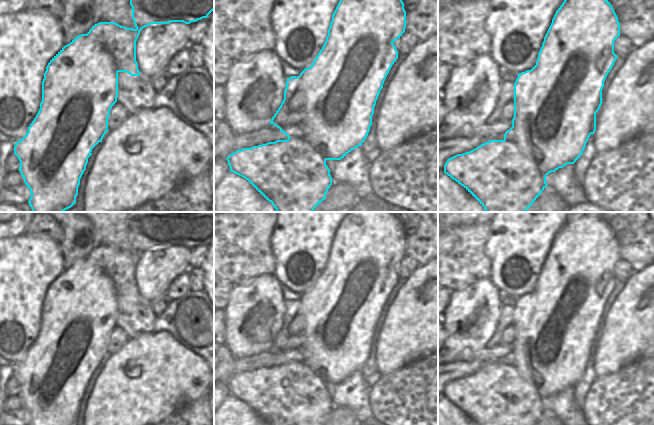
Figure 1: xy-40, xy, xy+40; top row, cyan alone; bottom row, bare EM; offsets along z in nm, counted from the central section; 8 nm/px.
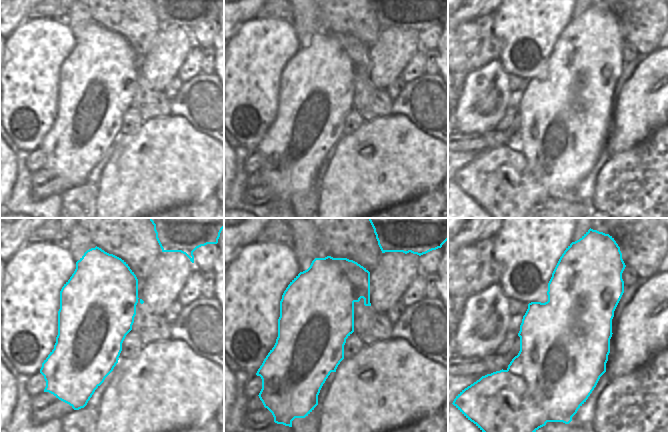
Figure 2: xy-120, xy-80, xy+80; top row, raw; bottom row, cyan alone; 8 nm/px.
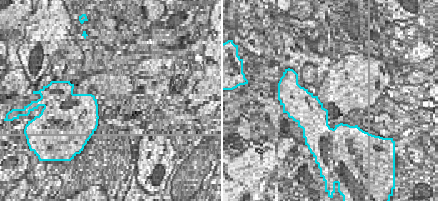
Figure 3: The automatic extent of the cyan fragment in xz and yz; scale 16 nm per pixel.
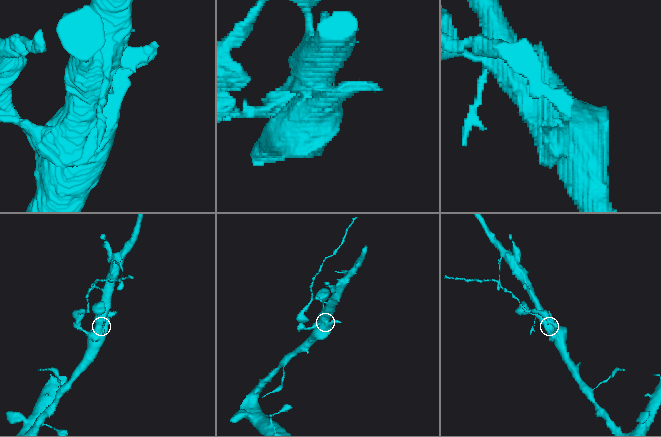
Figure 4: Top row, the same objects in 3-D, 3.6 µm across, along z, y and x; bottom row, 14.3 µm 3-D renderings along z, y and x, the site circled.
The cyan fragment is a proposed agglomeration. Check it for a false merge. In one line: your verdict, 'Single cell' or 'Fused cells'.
Fused cells

